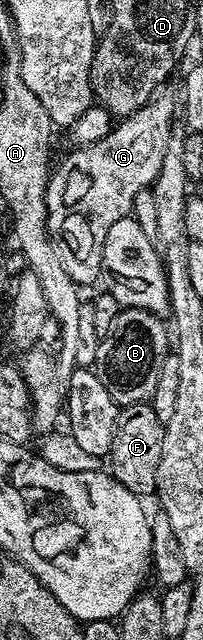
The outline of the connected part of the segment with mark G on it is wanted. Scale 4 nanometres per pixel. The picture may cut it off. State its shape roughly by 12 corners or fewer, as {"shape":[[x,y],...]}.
{"shape":[[157,94],[51,172],[48,233],[73,283],[99,280],[106,233],[162,169]]}

